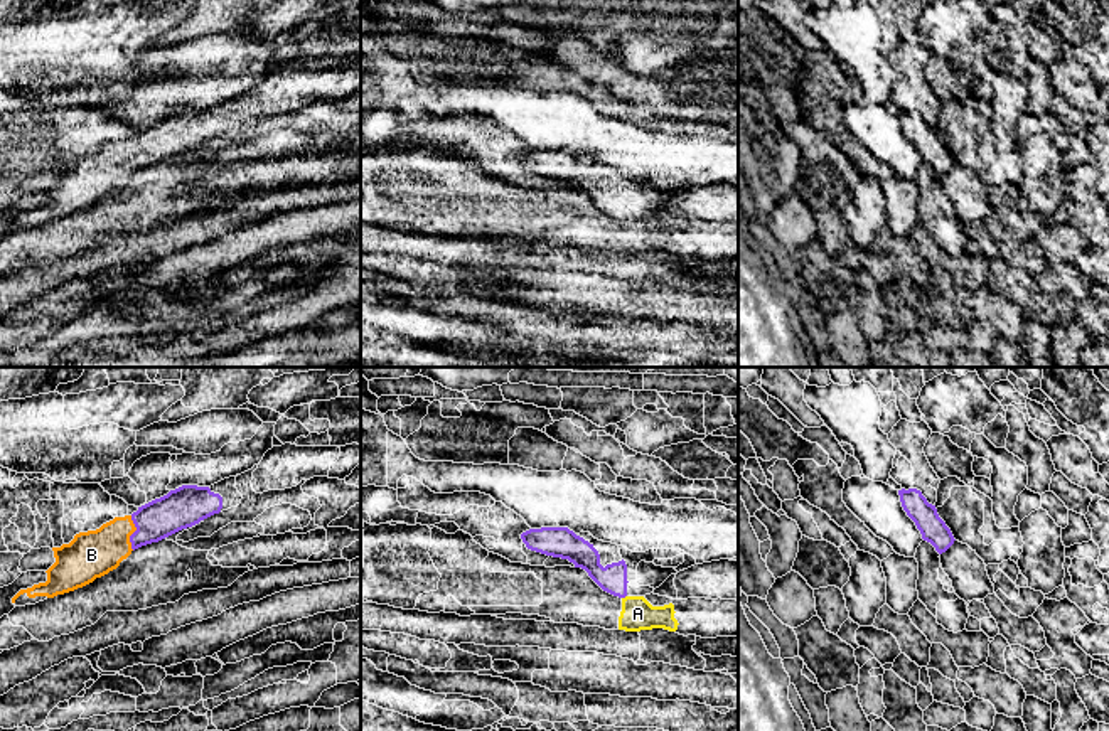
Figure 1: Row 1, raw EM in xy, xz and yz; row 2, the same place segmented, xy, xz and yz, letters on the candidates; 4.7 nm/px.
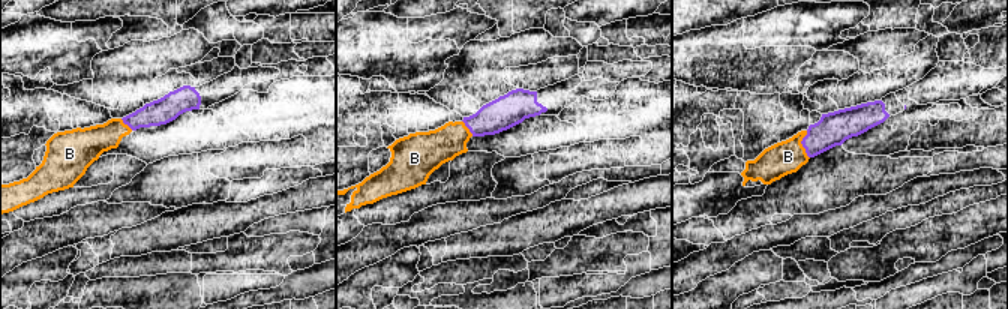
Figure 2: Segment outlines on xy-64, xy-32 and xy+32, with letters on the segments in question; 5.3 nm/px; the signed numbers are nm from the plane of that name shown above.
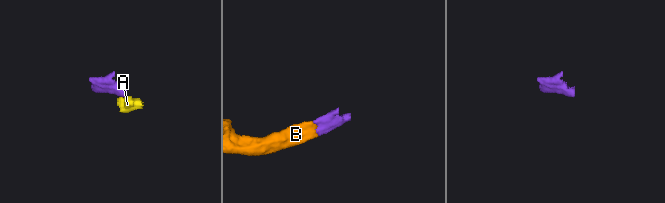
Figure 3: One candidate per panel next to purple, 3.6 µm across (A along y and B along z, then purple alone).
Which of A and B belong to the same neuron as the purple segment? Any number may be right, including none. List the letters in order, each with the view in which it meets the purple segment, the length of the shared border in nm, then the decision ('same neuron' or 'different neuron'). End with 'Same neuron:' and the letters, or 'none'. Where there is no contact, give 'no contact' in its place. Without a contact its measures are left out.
A: xz | 30 nm | different neuron
B: xy | 170 nm | same neuron
Same neuron: B

